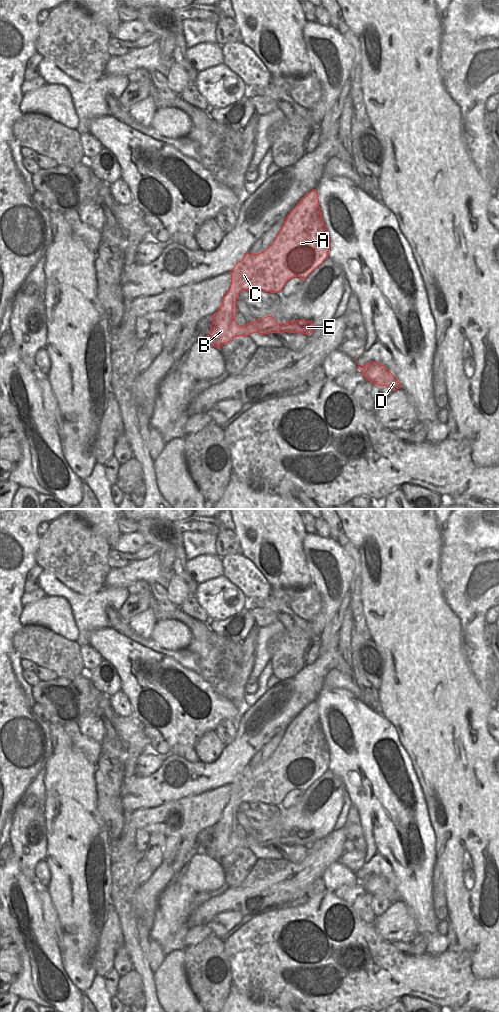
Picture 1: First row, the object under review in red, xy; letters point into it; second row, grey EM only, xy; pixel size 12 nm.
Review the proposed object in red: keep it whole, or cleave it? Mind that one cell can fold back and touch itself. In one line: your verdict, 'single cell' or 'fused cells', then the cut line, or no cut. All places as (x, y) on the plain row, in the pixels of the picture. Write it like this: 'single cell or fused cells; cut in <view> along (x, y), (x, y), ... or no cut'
single cell; no cut

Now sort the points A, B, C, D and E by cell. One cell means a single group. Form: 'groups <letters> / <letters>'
groups A B C D E

